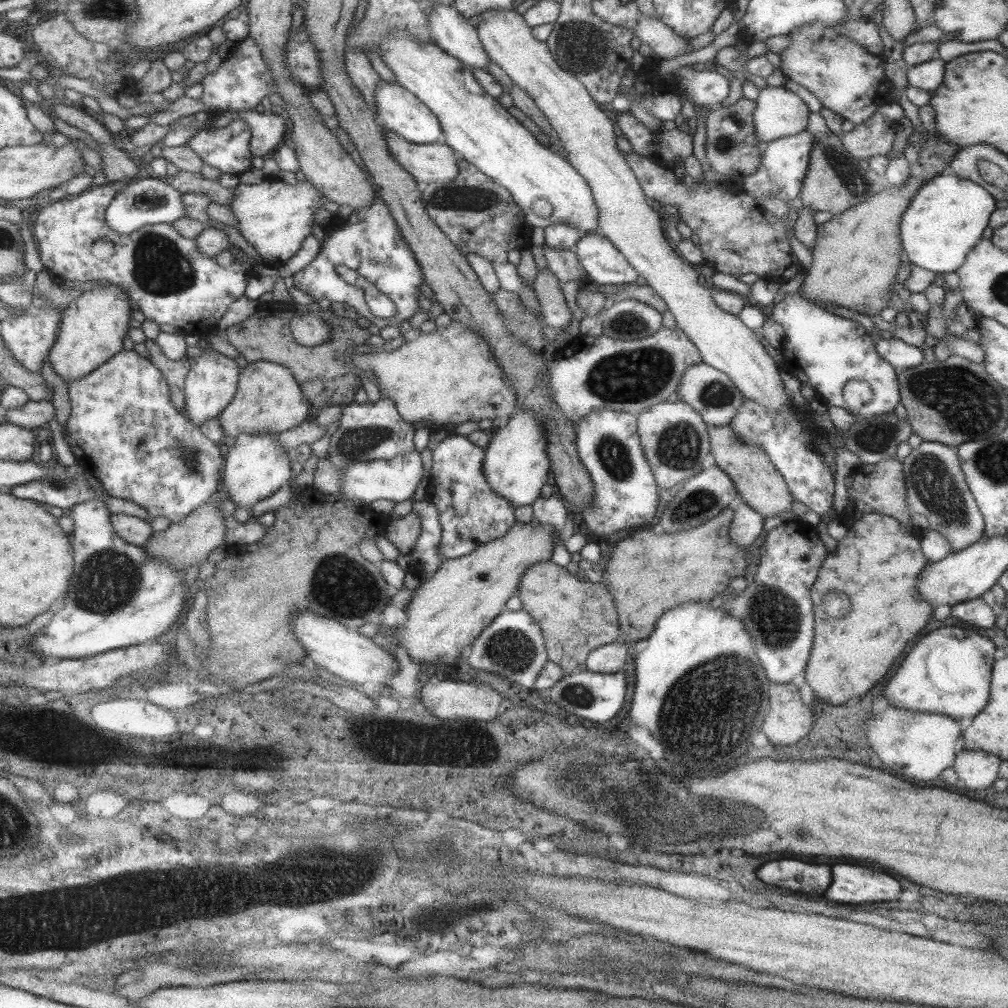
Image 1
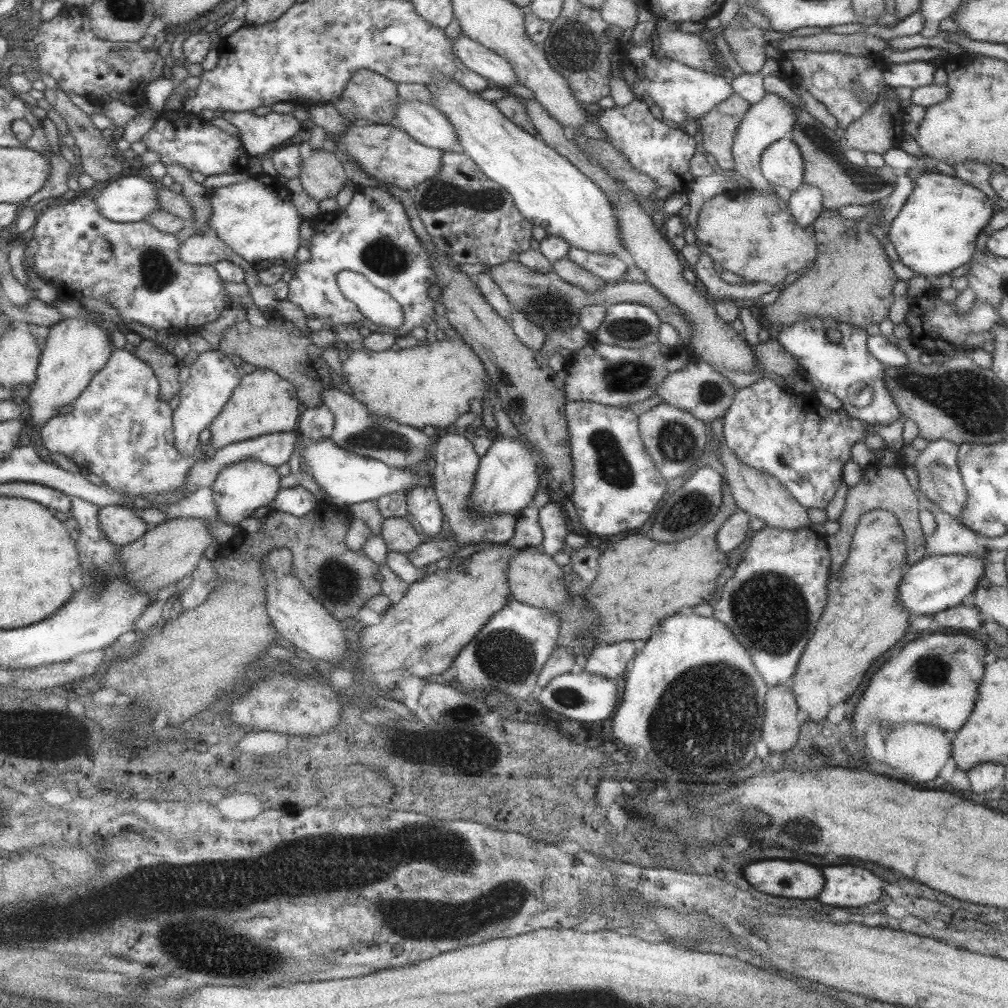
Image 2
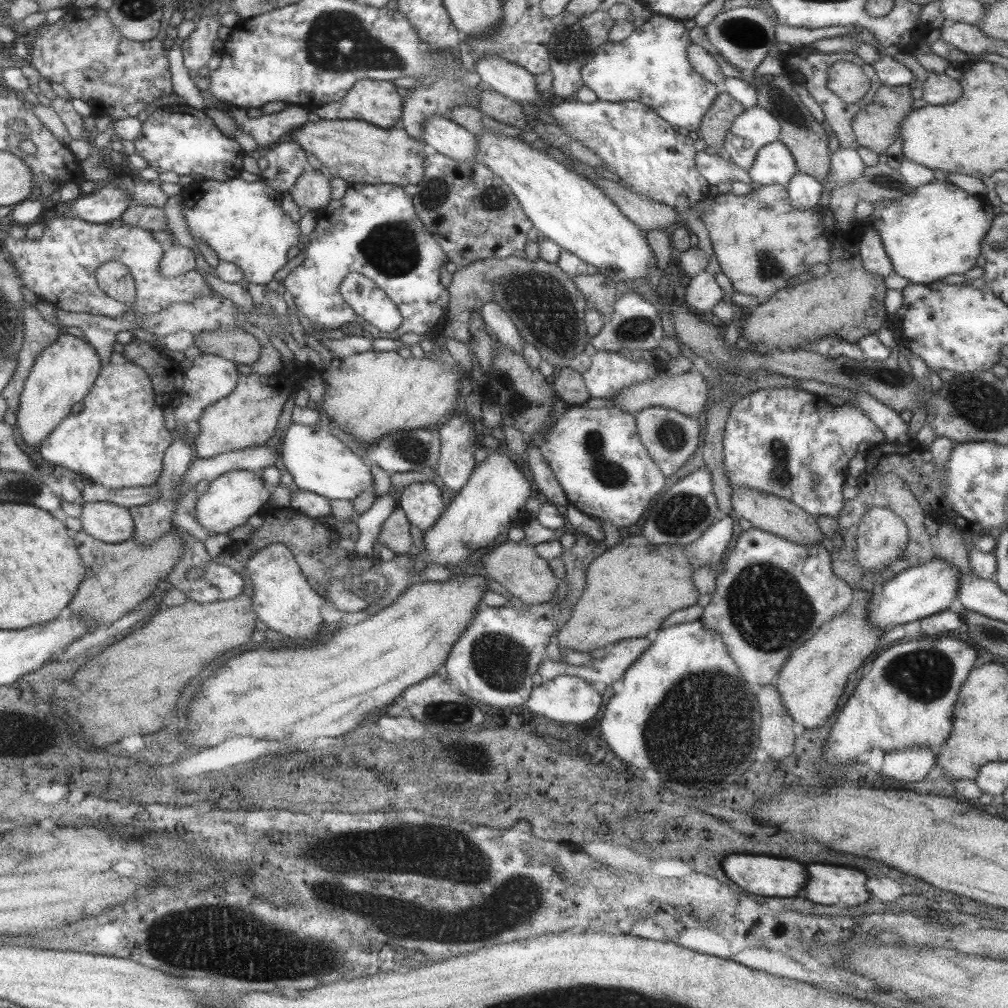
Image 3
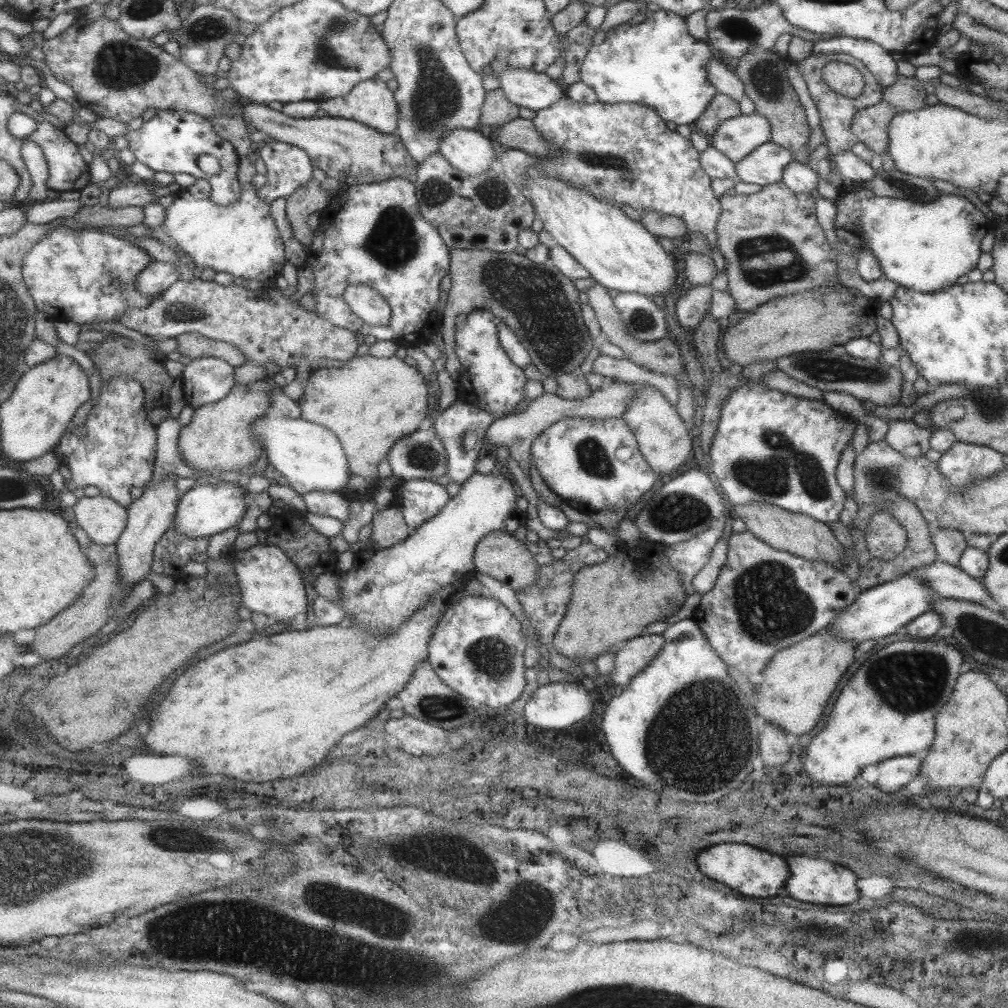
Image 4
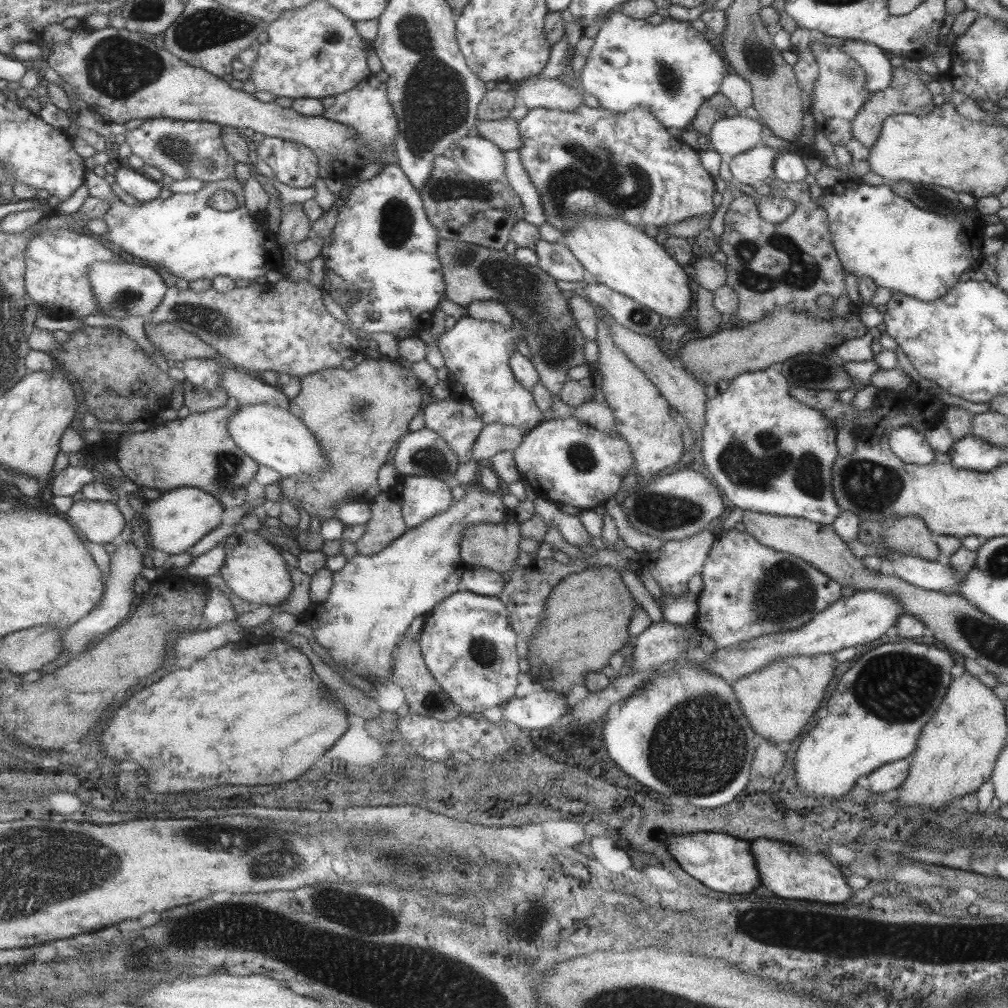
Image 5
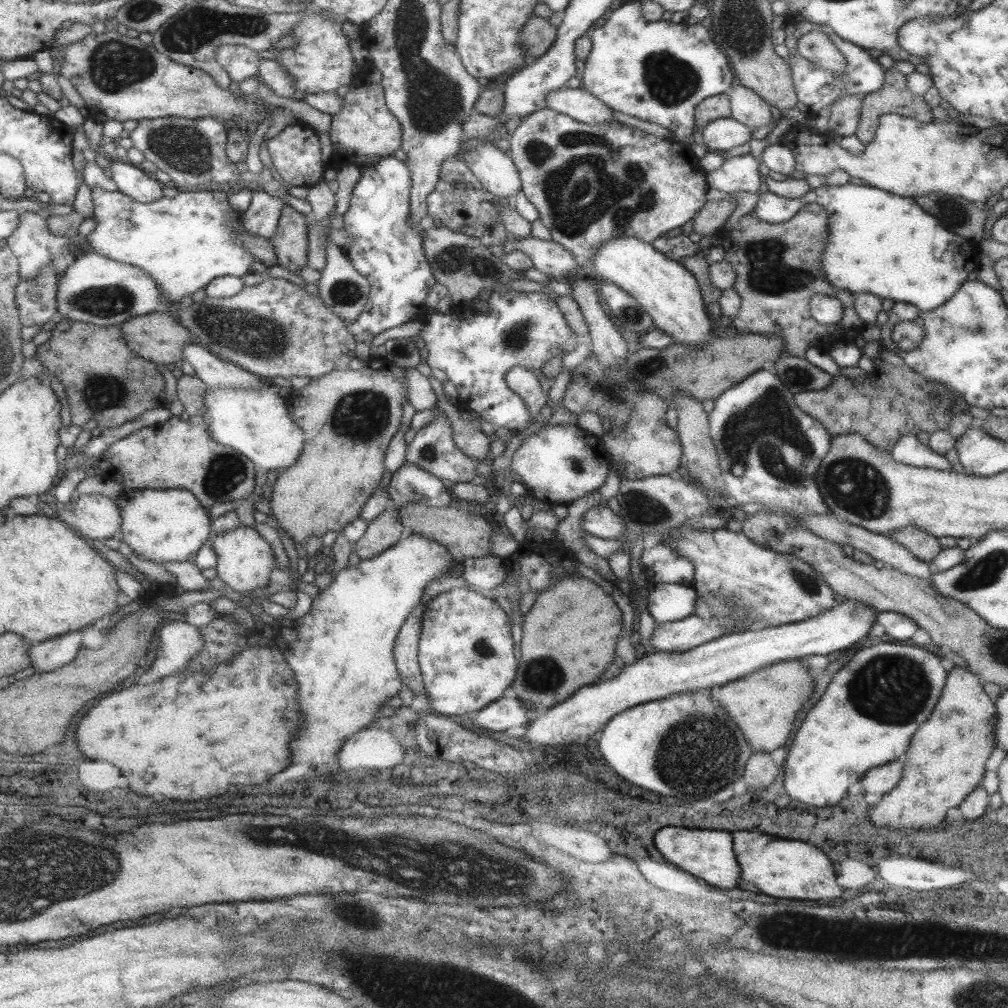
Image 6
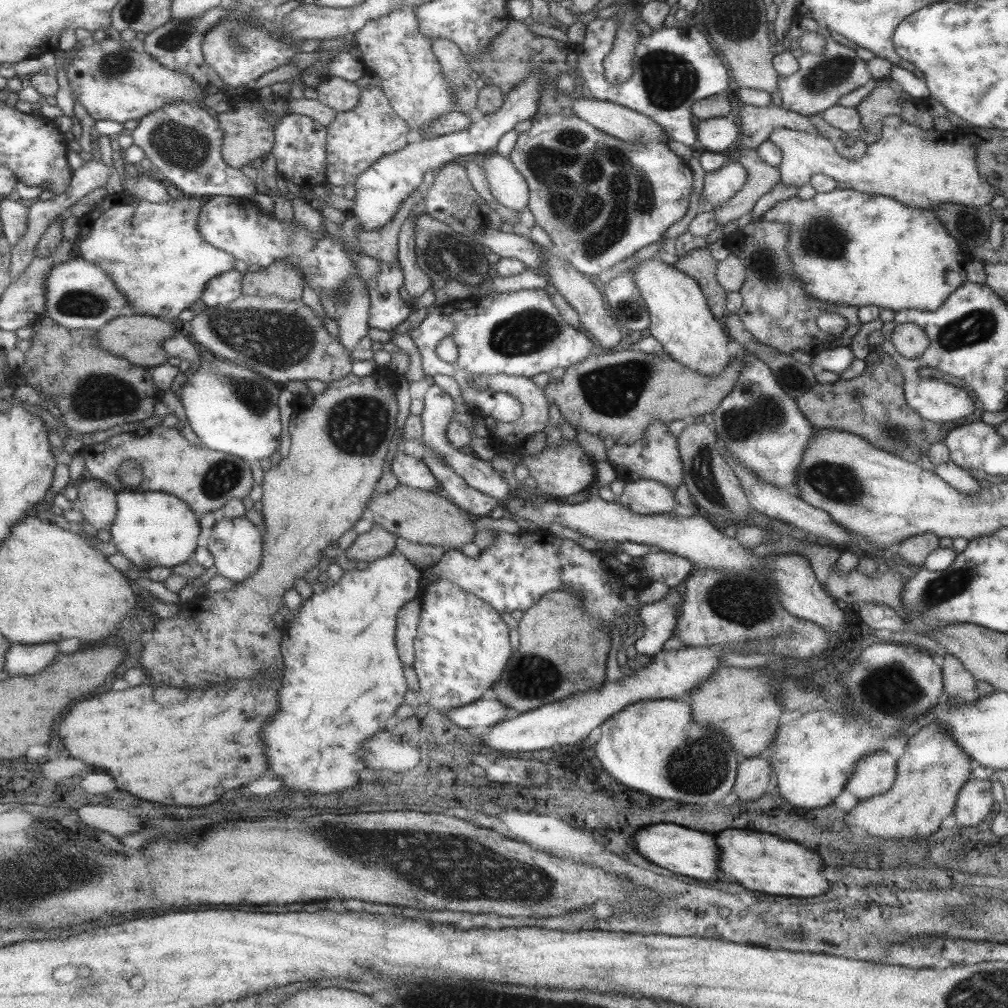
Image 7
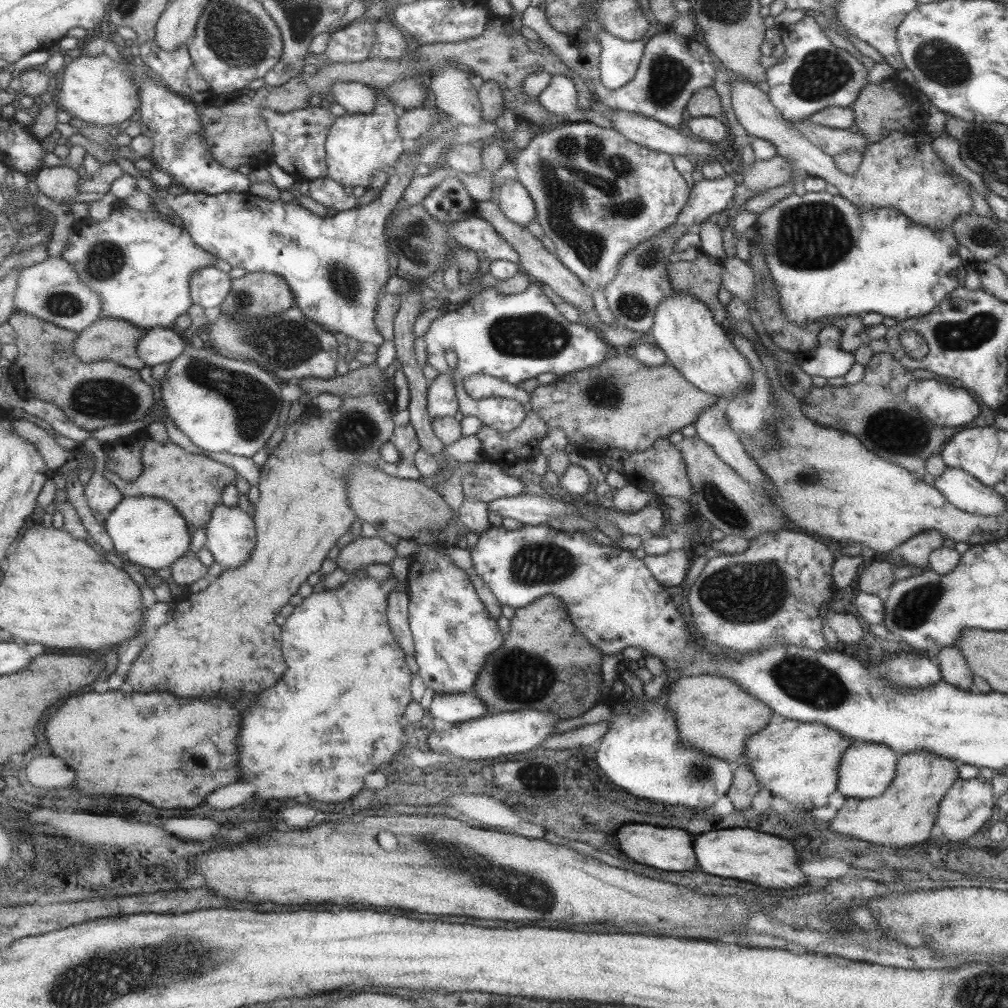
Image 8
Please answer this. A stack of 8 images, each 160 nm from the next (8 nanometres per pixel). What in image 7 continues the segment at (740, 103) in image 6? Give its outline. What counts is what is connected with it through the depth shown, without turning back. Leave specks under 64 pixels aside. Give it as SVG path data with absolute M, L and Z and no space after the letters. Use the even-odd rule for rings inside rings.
M743 104L738 112L741 120L741 148L756 149L761 142L768 140L769 132L773 128L783 127L789 130L805 131L819 137L819 131L808 117L797 114L792 110L785 110L780 106L769 104L757 107Z

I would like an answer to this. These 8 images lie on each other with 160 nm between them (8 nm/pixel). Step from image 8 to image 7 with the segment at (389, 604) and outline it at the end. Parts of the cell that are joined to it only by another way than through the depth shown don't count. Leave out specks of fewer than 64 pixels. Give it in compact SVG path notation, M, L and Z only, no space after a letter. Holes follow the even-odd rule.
M411 599L397 610L394 634L395 647L399 660L404 666L412 666L414 661L413 639L419 623L420 600Z

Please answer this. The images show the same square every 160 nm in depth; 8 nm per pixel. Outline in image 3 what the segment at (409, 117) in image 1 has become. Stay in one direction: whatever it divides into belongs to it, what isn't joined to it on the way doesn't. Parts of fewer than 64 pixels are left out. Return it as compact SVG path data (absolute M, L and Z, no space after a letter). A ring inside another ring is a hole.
M428 116L422 124L421 141L455 162L476 159L475 135L448 118Z

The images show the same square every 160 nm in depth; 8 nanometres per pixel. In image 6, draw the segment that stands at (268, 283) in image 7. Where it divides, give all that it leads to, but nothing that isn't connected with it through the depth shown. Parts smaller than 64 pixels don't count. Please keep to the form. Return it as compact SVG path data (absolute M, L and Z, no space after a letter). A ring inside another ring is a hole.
M284 205L281 208L276 232L270 237L274 246L275 264L295 274L306 265L307 216Z

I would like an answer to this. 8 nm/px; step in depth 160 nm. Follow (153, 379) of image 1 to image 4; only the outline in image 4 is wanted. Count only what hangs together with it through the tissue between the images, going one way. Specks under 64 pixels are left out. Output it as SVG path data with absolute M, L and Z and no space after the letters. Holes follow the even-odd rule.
M112 376L100 386L97 405L93 405L81 426L69 426L54 446L53 453L70 472L65 489L94 486L100 494L128 507L132 503L130 488L147 486L155 456L155 426L146 418L141 381Z

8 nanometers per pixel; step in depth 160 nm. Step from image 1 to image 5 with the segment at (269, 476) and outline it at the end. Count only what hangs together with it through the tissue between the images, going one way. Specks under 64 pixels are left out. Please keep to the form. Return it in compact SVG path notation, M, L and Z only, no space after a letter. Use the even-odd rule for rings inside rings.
M177 487L163 491L156 499L146 496L143 503L142 519L145 522L151 548L175 555L188 552L202 536L217 526L225 509L217 497L193 487Z

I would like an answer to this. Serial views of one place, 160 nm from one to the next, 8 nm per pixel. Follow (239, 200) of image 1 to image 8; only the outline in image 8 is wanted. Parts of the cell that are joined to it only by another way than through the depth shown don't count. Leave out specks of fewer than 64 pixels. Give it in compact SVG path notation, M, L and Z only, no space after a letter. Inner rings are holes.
M116 204L110 216L102 222L92 220L88 216L77 221L75 232L64 242L60 257L71 265L79 282L89 290L95 291L104 316L130 322L139 328L170 328L174 320L185 314L191 305L190 274L198 268L209 266L215 256L199 248L177 220L173 221L170 217L168 221L163 221L160 215L155 206L151 206L147 211L137 211Z

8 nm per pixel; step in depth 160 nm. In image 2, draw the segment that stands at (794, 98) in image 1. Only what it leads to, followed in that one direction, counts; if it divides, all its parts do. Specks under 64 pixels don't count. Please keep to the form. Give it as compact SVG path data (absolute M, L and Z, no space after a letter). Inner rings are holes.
M775 94L766 95L745 111L743 118L737 125L731 153L734 161L734 171L751 183L751 188L757 192L775 195L775 186L769 185L760 172L759 160L763 150L766 150L773 142L789 136L793 126L793 106L786 100Z

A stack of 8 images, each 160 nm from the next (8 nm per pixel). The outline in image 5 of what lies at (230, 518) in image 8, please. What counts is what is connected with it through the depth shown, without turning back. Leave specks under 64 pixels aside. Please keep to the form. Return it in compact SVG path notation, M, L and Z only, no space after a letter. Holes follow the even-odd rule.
M245 531L226 536L222 540L224 561L219 574L231 593L251 605L267 604L277 606L291 592L291 581L286 564L281 555L269 541L260 534Z

